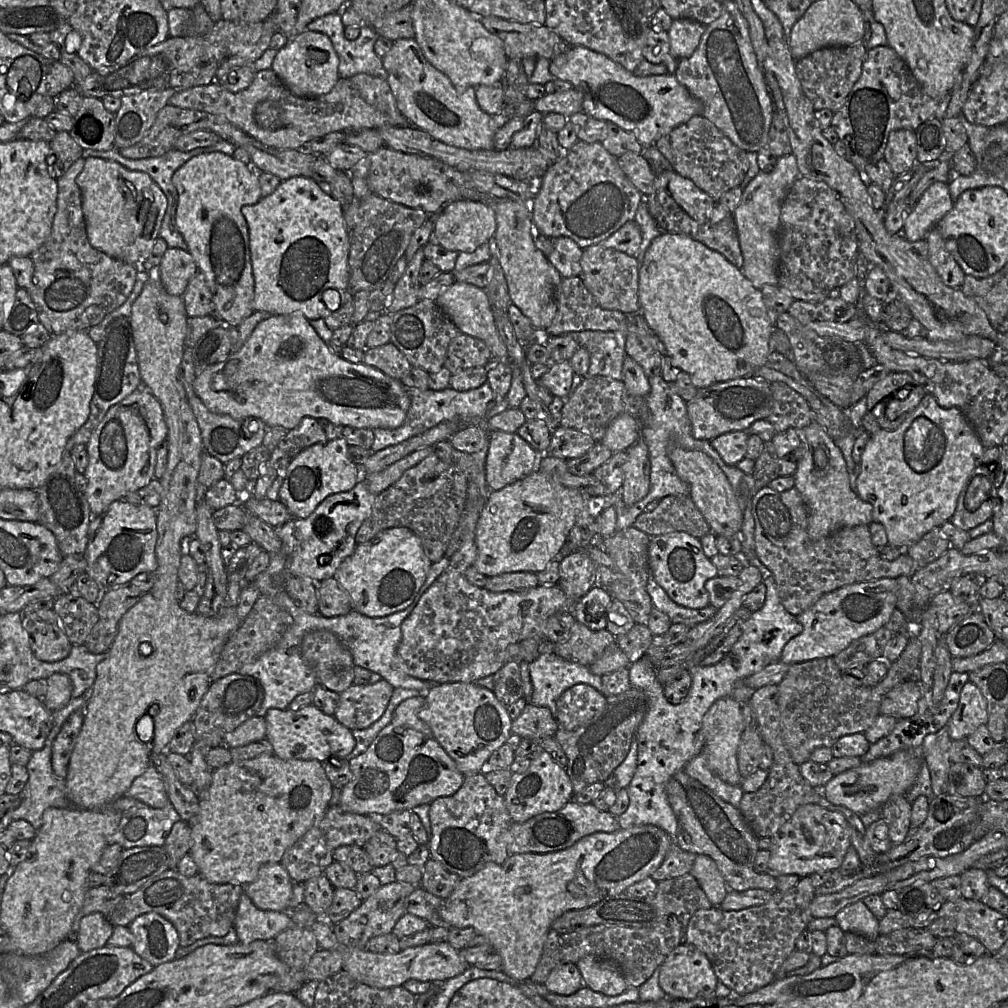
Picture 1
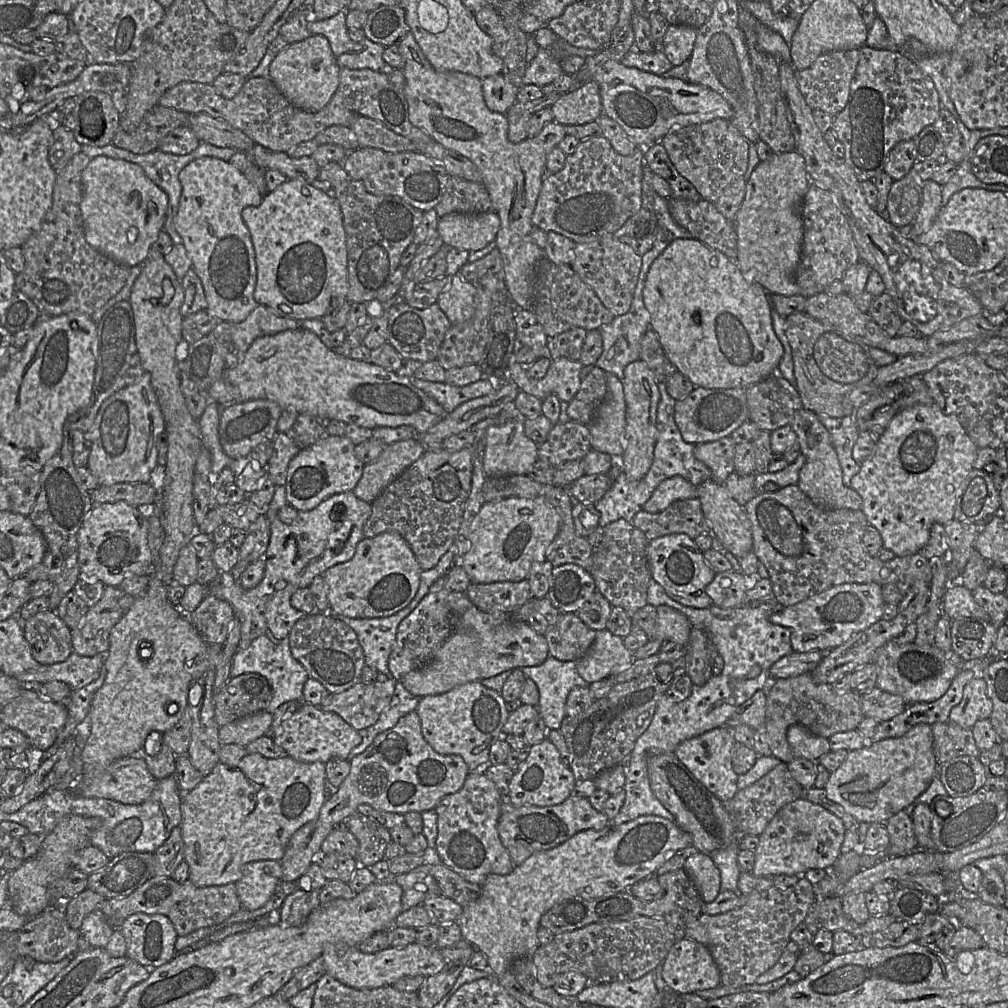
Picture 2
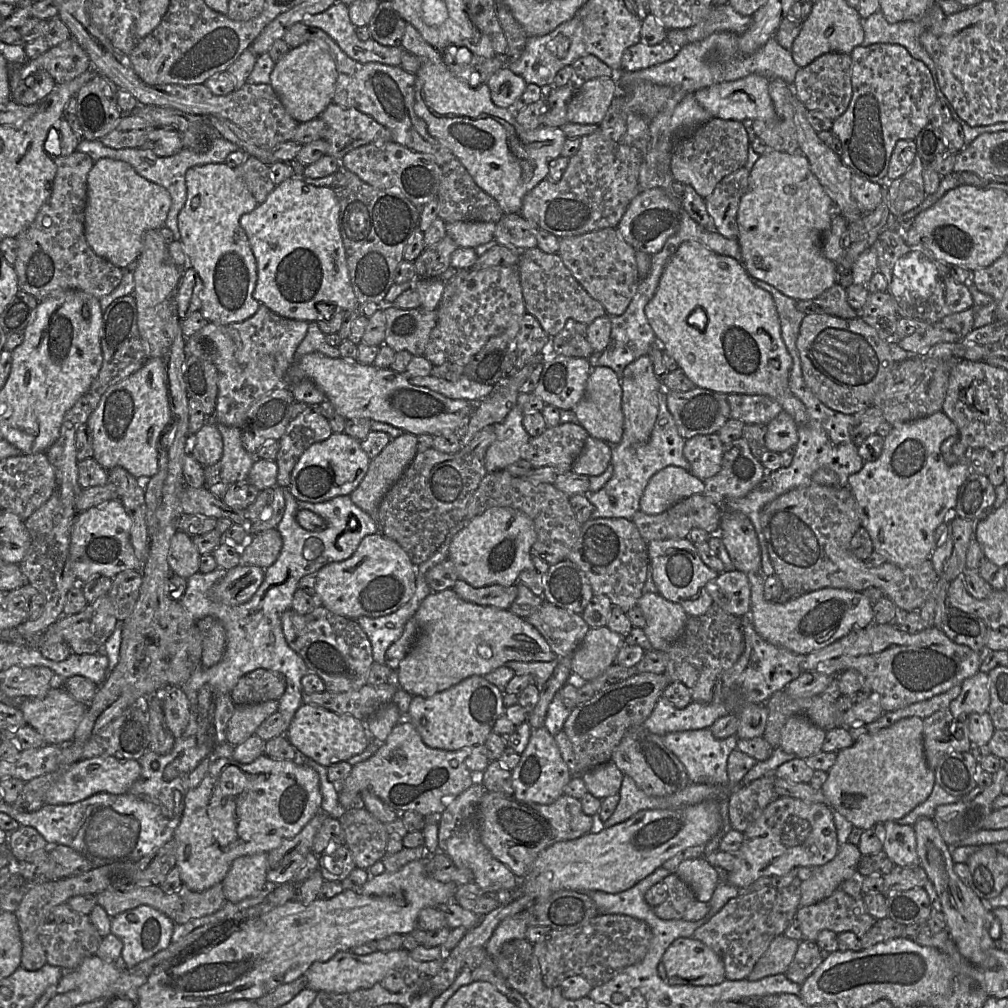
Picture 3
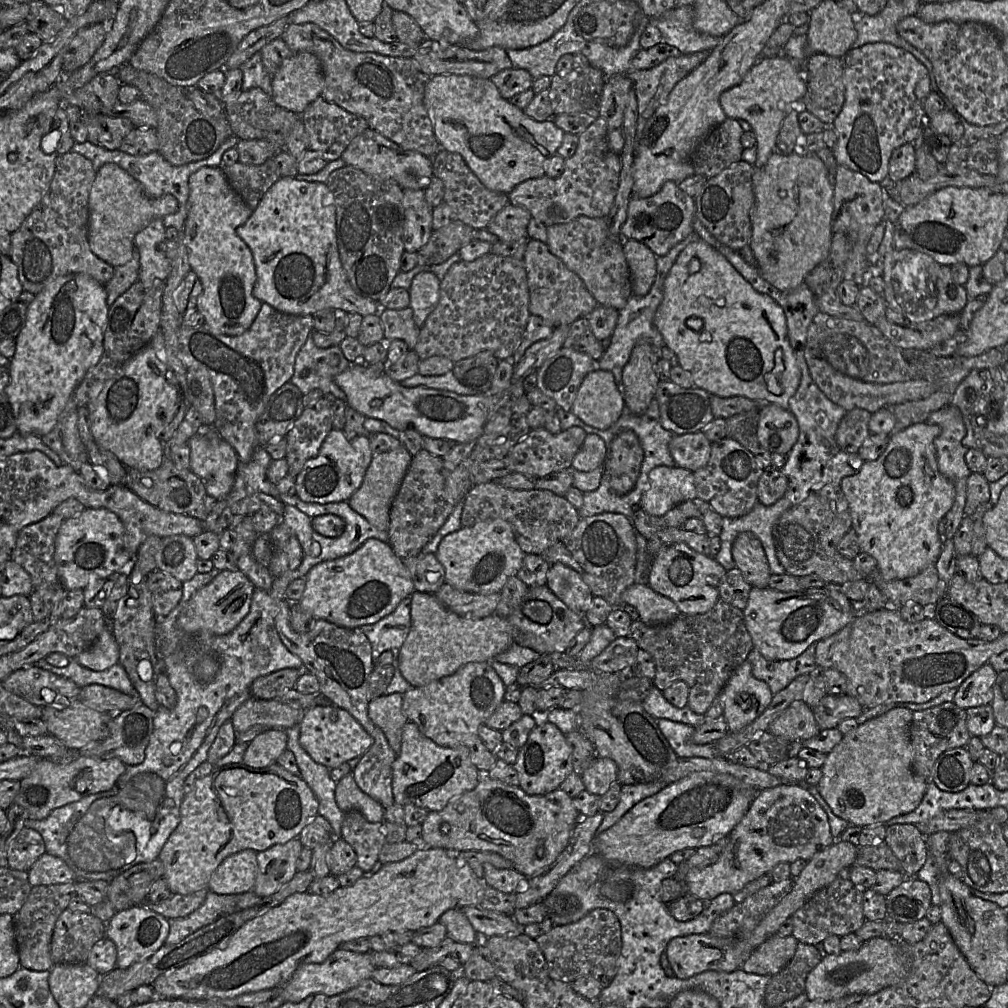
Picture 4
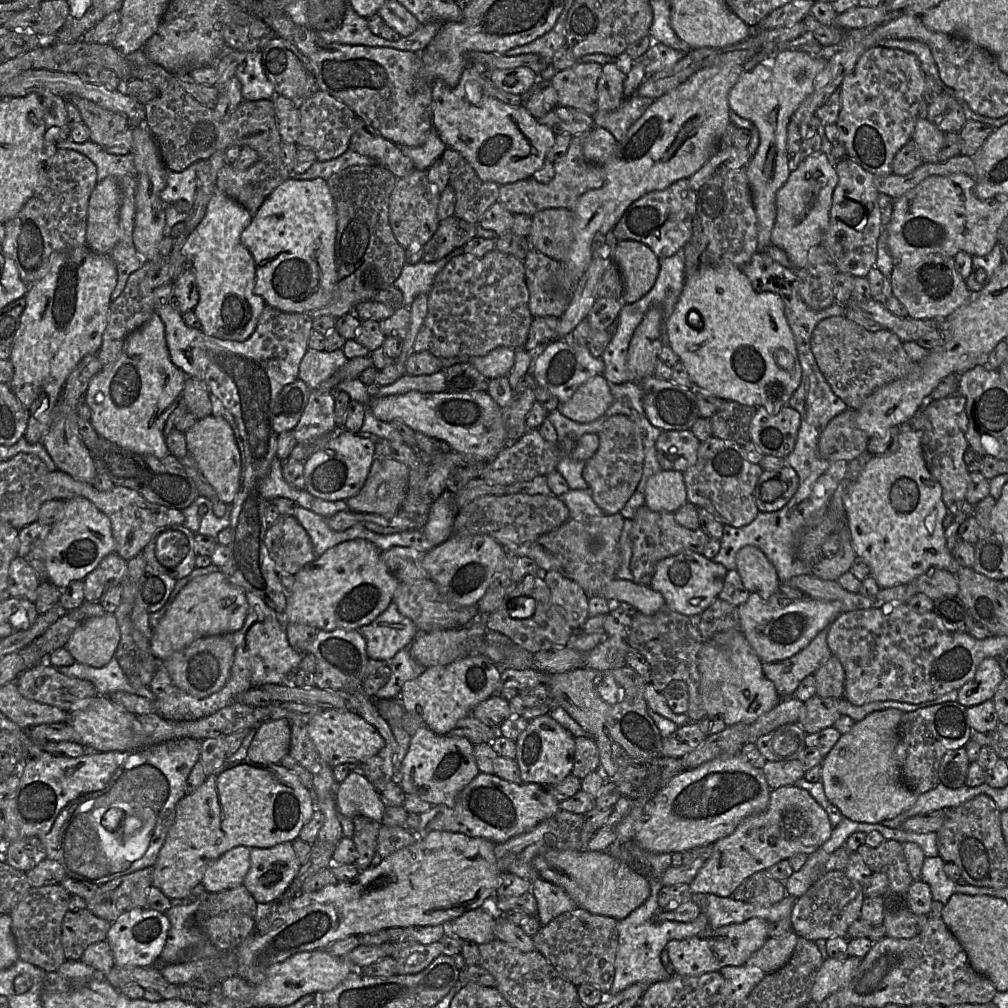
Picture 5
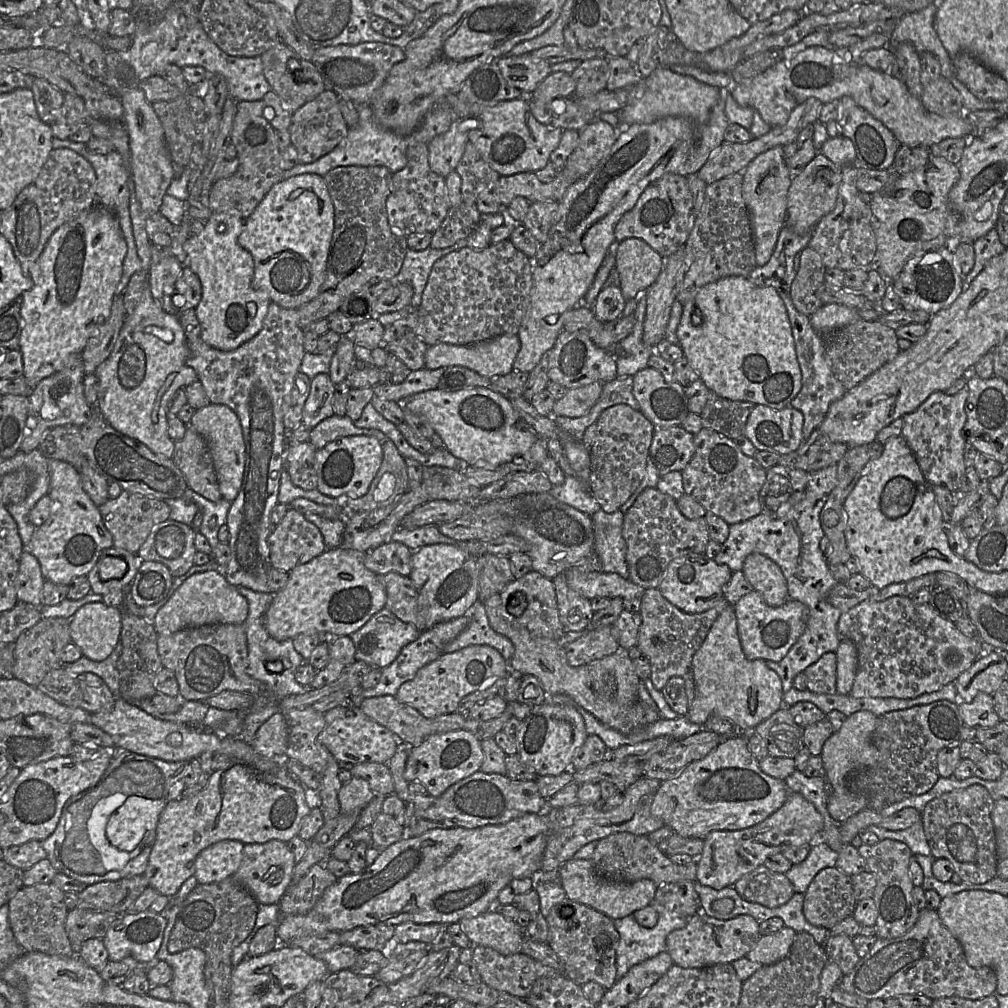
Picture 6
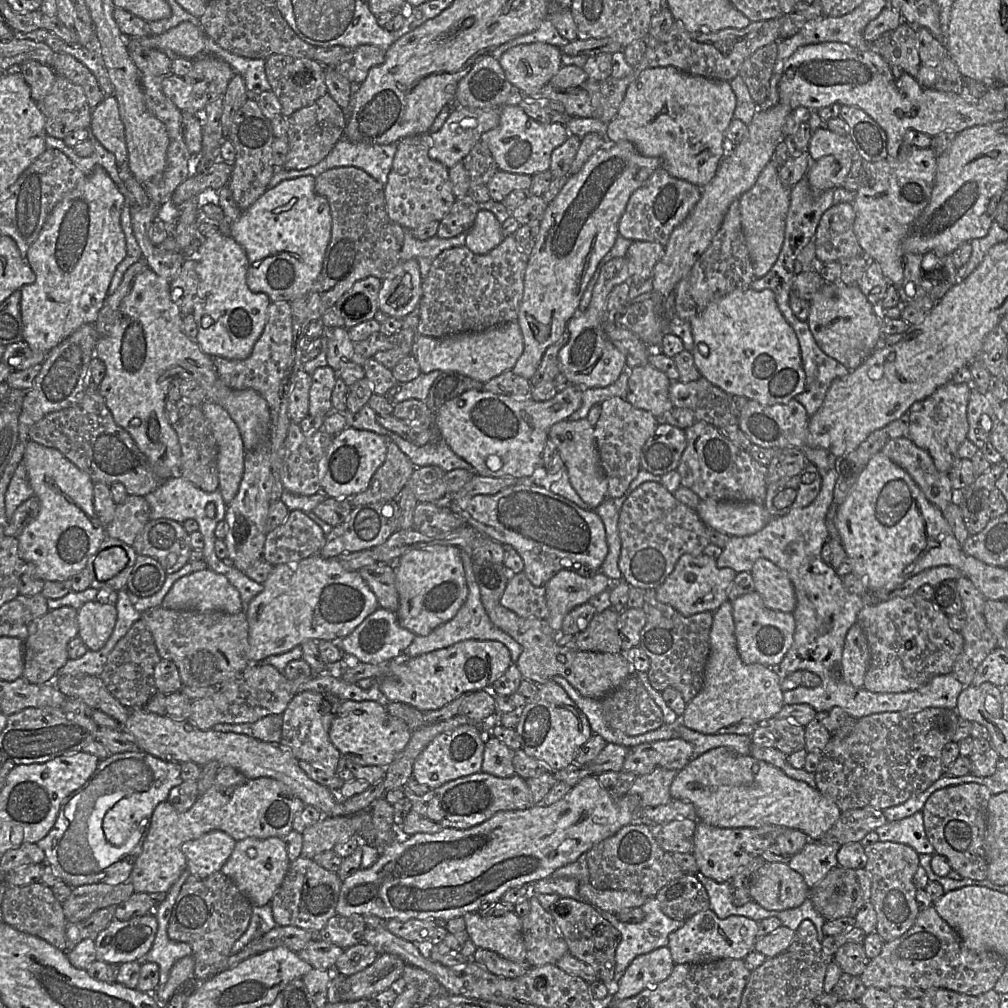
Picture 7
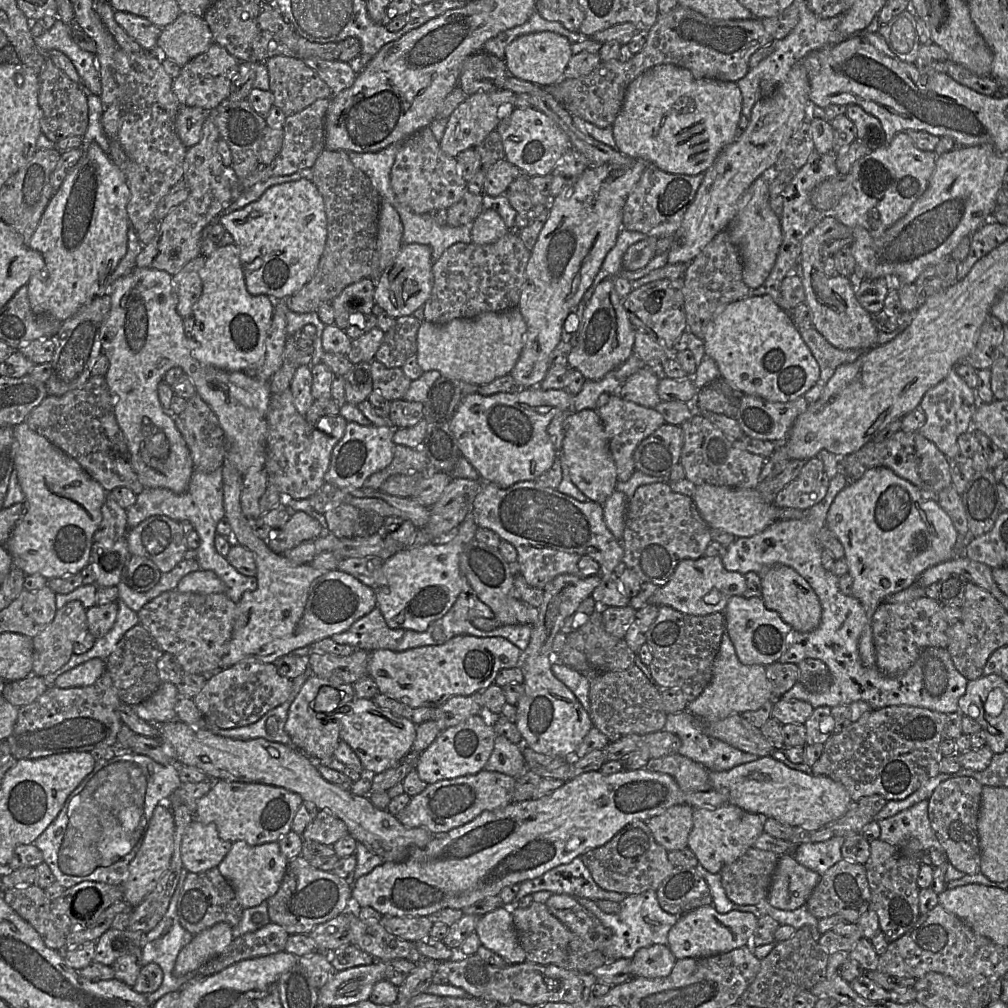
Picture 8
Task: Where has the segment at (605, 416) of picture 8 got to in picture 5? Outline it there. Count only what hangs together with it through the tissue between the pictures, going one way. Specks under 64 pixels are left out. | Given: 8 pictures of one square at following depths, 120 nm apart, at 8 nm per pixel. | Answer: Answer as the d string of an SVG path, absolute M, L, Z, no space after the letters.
M615 414L605 421L598 436L598 450L586 461L582 475L592 490L593 500L605 514L621 513L643 474L643 431L628 416Z

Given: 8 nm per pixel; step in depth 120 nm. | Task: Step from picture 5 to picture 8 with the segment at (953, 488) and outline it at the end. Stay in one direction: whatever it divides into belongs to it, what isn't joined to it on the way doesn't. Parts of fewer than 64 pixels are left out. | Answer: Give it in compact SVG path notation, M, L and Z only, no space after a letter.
M954 368L951 369L948 375L929 389L921 399L919 407L925 413L926 420L919 427L918 432L934 443L948 459L955 458L960 455L957 439L961 434L971 430L972 416L977 402L979 401L975 390L966 384Z

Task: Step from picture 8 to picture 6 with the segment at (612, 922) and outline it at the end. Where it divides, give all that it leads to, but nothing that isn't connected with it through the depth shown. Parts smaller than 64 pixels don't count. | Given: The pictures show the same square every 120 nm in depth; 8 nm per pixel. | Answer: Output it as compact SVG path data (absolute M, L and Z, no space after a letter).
M656 900L650 905L658 913L658 921L653 928L641 926L632 914L614 920L620 935L616 948L616 981L635 964L666 951L668 934L687 925L688 918L669 912Z

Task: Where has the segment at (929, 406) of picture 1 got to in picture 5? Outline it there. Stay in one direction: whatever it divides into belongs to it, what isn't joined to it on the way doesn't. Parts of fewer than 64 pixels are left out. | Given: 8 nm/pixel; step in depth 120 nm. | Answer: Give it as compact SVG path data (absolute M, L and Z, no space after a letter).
M904 429L898 436L897 450L887 455L873 456L844 495L848 527L856 557L864 559L870 568L870 576L880 589L908 584L931 569L942 569L956 574L961 568L946 545L942 523L947 508L942 501L941 485L926 467L921 448L922 436L921 430Z

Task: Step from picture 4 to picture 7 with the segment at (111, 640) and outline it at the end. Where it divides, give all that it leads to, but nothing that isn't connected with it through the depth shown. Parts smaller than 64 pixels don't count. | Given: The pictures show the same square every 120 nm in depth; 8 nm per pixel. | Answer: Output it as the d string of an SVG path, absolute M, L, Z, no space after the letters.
M86 602L78 609L78 637L88 650L98 651L108 641L115 627L117 611L115 605Z

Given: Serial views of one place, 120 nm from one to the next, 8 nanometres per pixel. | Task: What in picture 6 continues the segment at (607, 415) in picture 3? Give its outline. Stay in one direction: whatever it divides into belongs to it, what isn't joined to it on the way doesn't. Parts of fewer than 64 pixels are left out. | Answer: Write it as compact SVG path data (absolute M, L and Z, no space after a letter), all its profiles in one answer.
M594 381L579 388L568 389L561 399L554 402L553 417L578 418L587 415L598 401L603 384Z

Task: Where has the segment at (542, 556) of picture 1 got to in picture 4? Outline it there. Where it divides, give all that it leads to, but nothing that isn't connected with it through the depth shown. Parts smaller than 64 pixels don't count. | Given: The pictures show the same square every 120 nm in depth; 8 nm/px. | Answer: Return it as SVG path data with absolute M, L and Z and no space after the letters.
M502 519L461 527L445 536L435 553L445 569L445 583L457 590L477 594L499 593L507 580L517 574L524 555L511 525Z

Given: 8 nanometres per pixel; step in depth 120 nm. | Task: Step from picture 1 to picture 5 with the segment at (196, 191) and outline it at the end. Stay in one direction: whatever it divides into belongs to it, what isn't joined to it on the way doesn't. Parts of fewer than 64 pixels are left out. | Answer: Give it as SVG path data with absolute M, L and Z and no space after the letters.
M216 187L204 218L182 247L186 268L195 275L199 291L199 302L193 311L201 322L201 330L208 336L238 342L247 340L266 305L265 300L254 293L255 262L240 239L252 217L245 207Z

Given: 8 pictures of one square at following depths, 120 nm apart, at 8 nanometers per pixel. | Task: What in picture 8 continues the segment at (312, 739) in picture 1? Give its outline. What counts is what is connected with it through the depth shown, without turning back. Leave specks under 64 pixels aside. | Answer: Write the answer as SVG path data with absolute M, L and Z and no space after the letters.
M355 698L349 712L341 718L339 737L355 752L365 772L376 775L394 767L411 751L416 738L416 727L408 719L379 707L372 699Z

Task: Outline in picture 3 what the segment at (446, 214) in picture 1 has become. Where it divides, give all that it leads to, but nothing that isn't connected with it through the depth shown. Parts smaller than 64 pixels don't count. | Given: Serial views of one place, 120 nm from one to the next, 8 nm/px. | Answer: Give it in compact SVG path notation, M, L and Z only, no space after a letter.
M455 221L446 223L446 235L460 248L476 248L494 239L496 223L482 221Z

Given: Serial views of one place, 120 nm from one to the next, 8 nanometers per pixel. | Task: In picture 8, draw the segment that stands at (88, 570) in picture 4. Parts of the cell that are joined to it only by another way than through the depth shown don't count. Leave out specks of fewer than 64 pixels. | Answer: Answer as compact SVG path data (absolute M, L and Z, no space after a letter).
M25 422L13 426L12 430L16 439L14 470L16 471L20 487L25 496L24 502L26 504L26 513L14 526L8 540L4 544L4 547L11 555L13 565L19 567L25 575L41 575L46 580L49 580L53 578L60 578L67 575L80 573L83 568L89 565L90 553L93 544L93 535L96 532L99 524L101 523L101 508L106 500L108 492L96 480L94 480L74 458L66 454L64 451L51 443L45 437L39 435L38 433L30 429Z

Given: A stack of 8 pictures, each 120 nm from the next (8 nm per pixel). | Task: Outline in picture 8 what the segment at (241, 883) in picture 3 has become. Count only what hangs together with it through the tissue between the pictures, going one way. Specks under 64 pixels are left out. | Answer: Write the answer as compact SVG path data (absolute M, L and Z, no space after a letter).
M193 819L186 828L181 843L183 867L199 873L217 867L232 847L219 837L214 823L202 824Z

